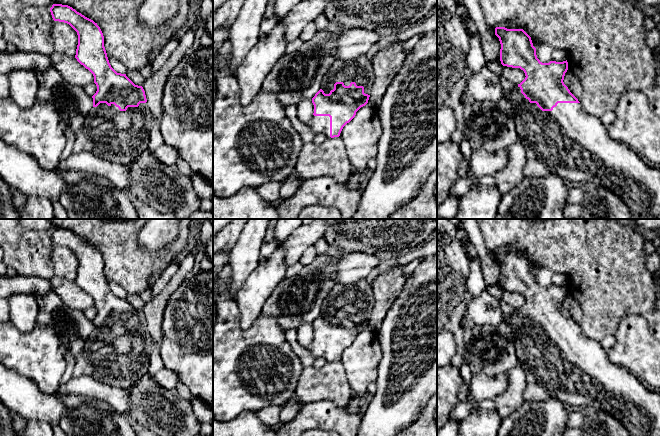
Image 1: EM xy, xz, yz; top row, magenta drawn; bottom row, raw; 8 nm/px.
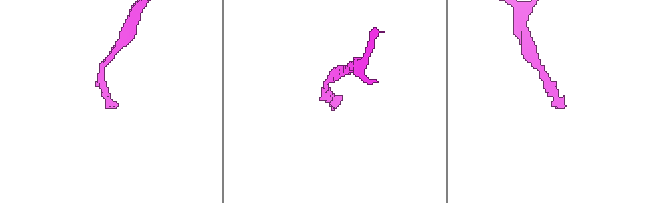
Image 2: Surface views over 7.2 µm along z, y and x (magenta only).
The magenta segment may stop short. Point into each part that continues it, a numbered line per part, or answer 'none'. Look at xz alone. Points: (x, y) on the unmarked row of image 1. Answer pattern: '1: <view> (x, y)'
1: xz (360, 294)

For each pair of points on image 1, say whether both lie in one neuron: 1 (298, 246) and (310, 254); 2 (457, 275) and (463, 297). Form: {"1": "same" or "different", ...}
{"1": "different", "2": "same"}

